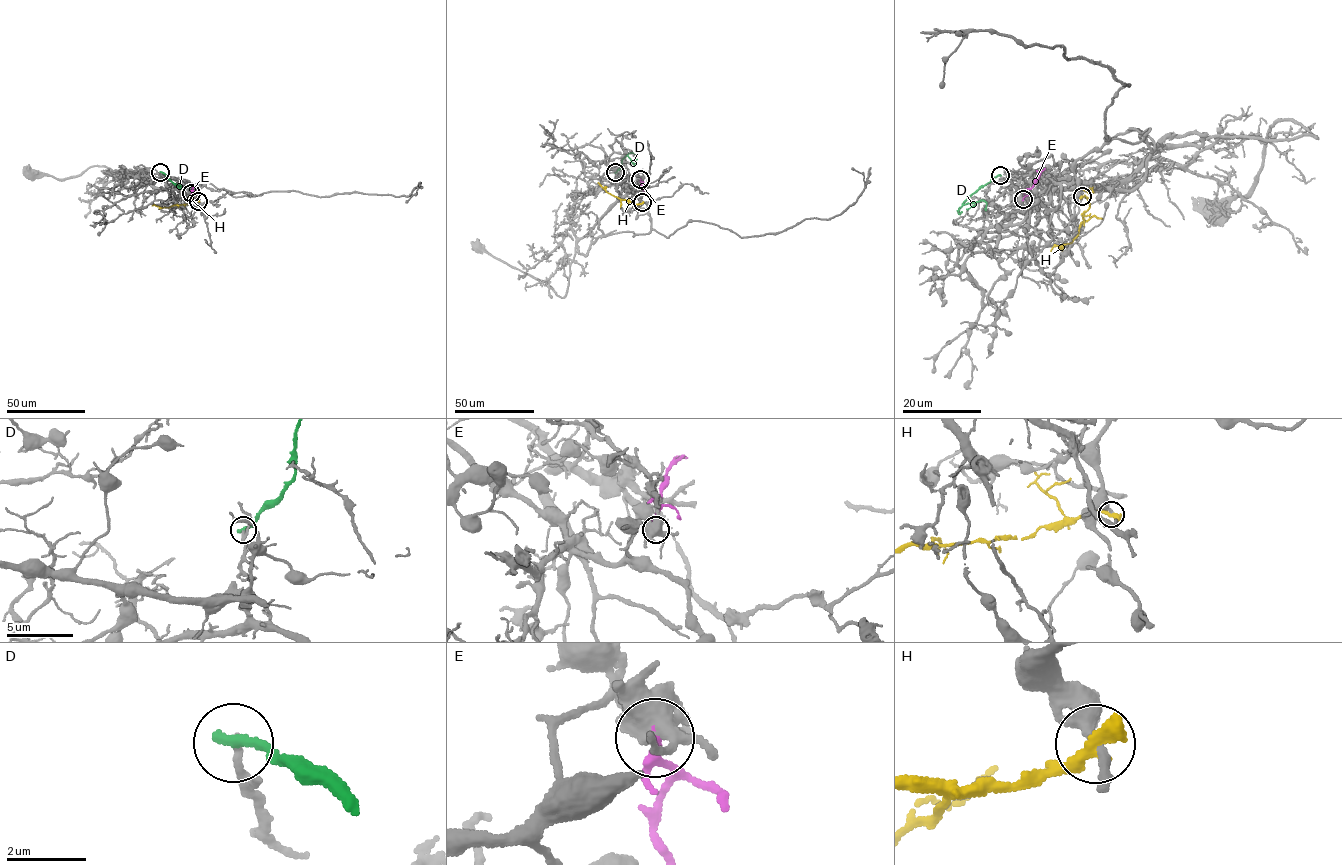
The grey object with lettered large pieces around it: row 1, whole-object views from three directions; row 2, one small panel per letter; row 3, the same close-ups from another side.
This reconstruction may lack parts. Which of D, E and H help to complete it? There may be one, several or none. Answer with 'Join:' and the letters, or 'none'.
Join: none

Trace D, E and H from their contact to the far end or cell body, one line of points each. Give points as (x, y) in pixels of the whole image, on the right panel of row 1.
D: (1000, 175), (970, 195), (958, 212), (975, 205)
E: (1023, 199), (1025, 191), (1033, 186), (1045, 168)
H: (1082, 196), (1090, 203), (1077, 235), (1066, 244), (1054, 246), (1051, 251)

